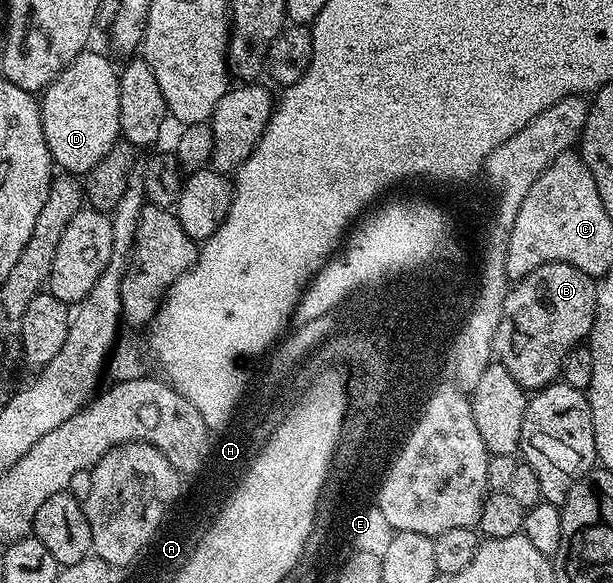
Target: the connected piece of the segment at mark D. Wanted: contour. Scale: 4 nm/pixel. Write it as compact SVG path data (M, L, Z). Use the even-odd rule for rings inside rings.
M86 49L78 57L74 57L72 63L64 66L64 70L55 79L53 83L49 83L42 92L42 98L39 100L40 116L42 117L42 129L46 137L46 145L52 154L52 162L61 172L71 173L77 177L82 177L87 170L94 169L94 165L98 165L98 161L102 161L102 157L106 157L106 153L110 153L110 149L121 138L120 133L120 71L115 67L110 60L104 55L99 55L98 52L92 49Z

